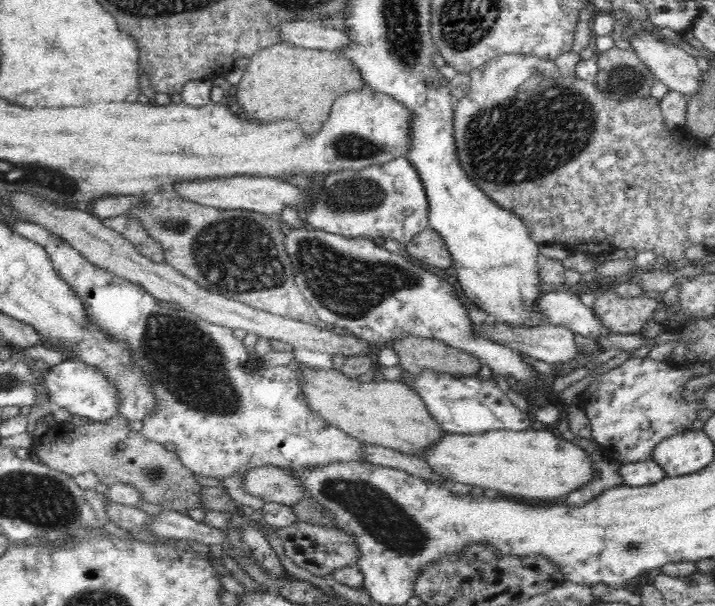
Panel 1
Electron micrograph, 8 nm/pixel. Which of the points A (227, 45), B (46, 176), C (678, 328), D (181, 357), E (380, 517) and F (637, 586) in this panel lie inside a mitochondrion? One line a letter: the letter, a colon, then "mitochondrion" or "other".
A: other
B: mitochondrion
C: other
D: mitochondrion
E: mitochondrion
F: other

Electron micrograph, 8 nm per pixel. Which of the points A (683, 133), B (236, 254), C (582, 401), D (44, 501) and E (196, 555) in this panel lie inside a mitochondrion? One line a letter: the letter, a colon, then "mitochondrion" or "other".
A: other
B: mitochondrion
C: other
D: mitochondrion
E: other

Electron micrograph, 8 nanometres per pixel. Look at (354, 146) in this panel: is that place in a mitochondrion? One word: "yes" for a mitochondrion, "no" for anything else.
yes

